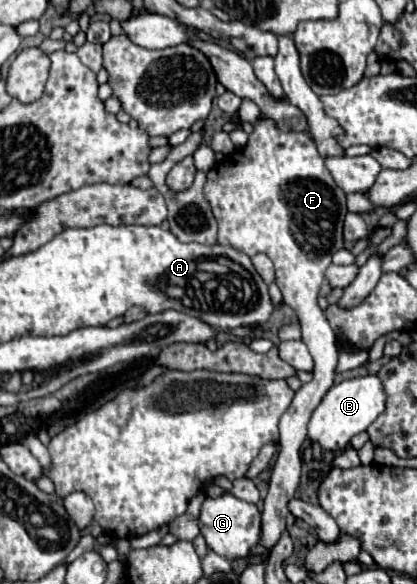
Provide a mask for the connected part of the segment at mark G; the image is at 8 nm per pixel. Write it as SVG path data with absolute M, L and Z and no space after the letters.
M223 493L219 497L205 497L201 505L201 515L199 515L199 529L201 535L205 537L207 545L211 551L215 551L221 557L227 559L239 559L247 557L251 547L259 543L261 535L261 513L257 505L247 503L231 493Z

